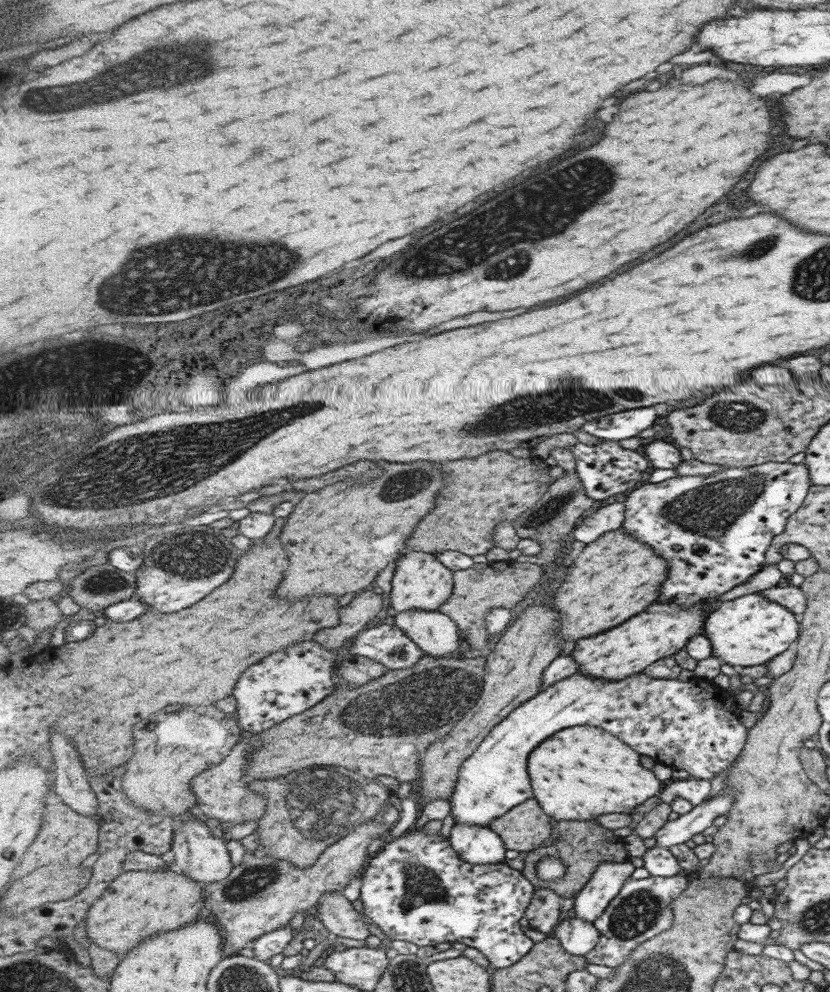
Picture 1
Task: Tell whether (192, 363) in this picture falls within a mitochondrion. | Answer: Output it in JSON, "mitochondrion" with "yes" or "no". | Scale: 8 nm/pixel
{"mitochondrion":"no"}

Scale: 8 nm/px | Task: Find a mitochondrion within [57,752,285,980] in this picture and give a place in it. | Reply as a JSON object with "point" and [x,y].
{"point":[254,879]}

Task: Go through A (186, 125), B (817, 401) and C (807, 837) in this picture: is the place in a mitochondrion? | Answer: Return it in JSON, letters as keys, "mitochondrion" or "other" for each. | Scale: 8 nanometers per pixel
{"A":"other","B":"other","C":"other"}

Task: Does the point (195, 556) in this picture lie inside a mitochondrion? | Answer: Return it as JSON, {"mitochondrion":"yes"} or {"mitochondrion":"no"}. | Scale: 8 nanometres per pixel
{"mitochondrion":"yes"}

